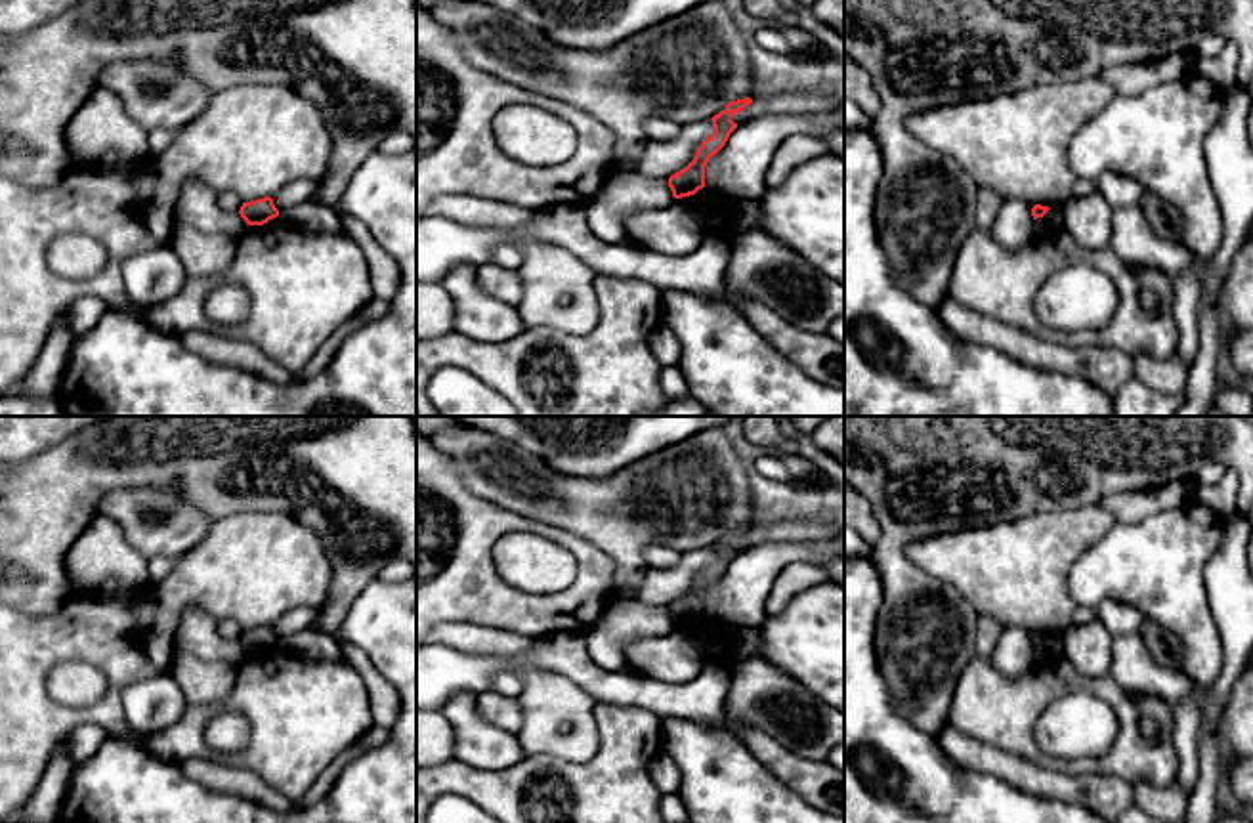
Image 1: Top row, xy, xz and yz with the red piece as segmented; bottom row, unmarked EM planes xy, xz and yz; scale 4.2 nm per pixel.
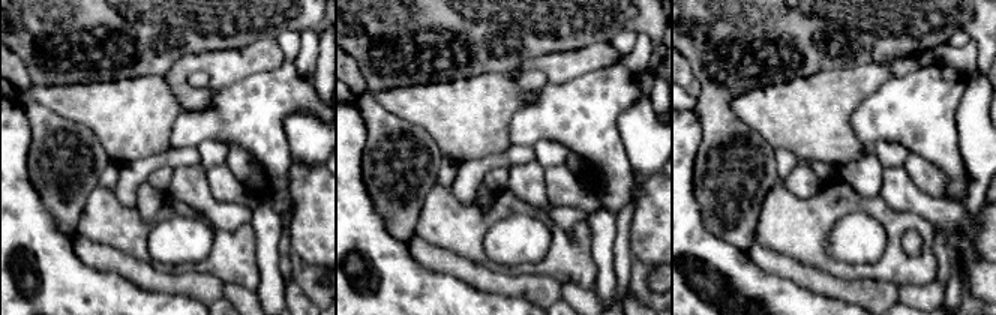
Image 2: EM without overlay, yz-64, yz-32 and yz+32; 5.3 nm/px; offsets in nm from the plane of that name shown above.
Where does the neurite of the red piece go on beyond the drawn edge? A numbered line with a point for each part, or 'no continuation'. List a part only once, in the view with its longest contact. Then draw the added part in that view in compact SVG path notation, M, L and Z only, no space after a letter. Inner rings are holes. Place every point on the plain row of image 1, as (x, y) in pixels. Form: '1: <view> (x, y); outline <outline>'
no continuation

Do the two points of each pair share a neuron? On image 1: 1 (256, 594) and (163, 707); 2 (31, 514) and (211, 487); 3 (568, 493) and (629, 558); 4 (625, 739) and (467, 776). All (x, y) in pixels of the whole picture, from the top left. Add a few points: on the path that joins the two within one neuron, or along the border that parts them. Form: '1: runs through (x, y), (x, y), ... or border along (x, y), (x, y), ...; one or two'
1: border along (167, 673), (132, 682), (125, 692); two
2: runs through (75, 476), (81, 470), (167, 470); one
3: runs through (583, 508), (617, 543); one
4: runs through (585, 772), (564, 772), (547, 764), (507, 781); one

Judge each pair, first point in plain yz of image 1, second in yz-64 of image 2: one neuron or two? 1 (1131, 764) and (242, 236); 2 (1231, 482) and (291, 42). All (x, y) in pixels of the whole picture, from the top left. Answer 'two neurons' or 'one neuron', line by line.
1: one neuron
2: two neurons

